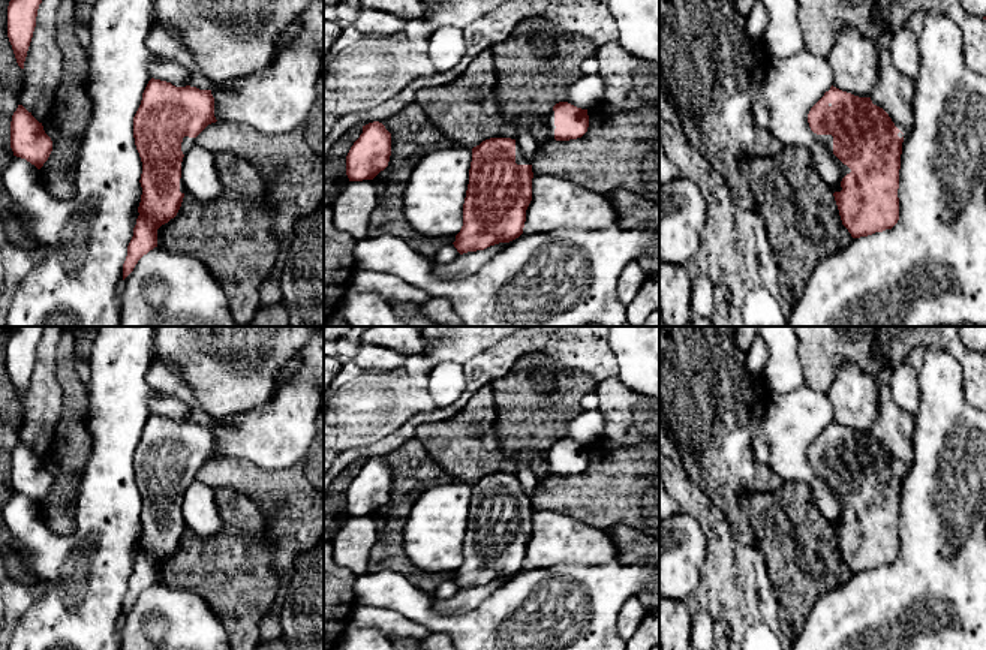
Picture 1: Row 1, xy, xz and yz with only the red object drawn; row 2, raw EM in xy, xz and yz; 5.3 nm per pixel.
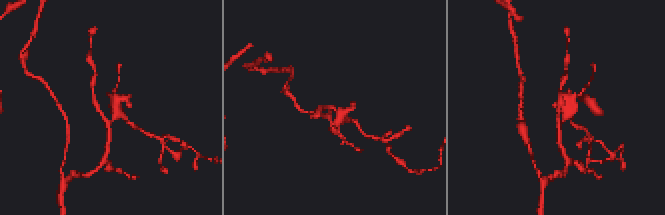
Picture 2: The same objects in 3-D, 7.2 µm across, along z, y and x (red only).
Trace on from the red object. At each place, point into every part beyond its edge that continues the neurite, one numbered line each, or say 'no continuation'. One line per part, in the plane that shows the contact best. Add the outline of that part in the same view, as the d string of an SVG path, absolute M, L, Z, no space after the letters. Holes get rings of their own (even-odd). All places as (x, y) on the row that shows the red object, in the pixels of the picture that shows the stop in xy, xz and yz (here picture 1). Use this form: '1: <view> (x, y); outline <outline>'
1: xz (520, 159); outline M515 142L515 163L517 165L532 165L532 162L523 154L517 142Z

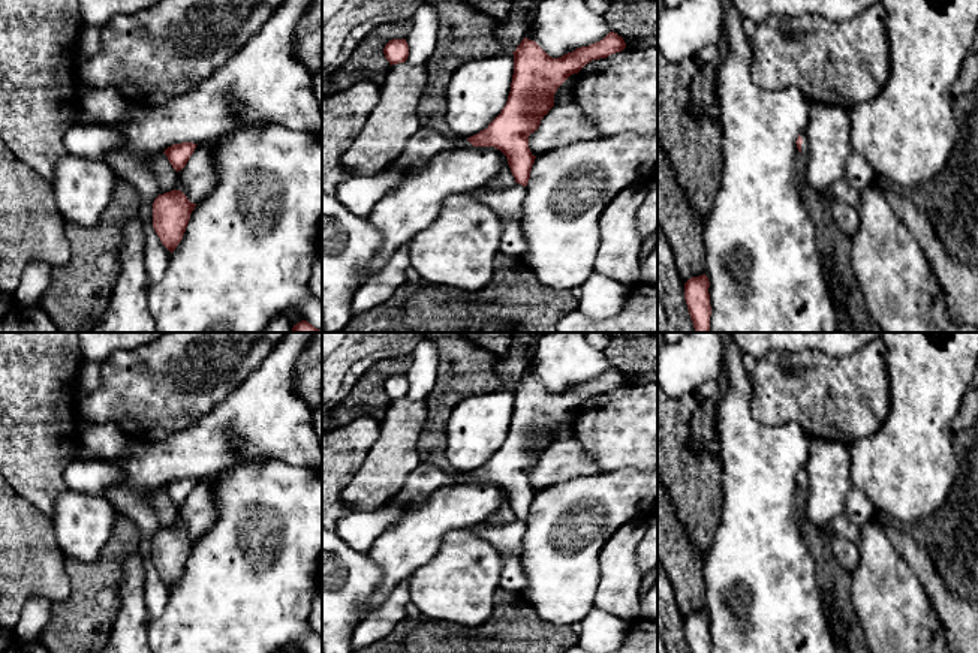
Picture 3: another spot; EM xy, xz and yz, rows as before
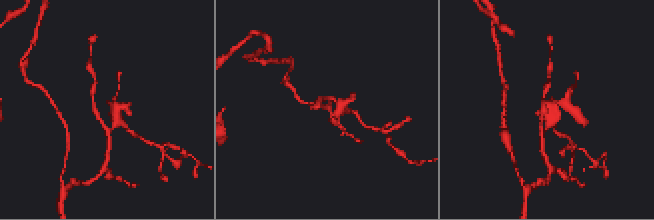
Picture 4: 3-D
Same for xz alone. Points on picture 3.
1: xz (424, 144); outline M419 129L404 145L401 154L394 160L394 166L407 172L418 163L427 163L442 151L473 147L467 138L448 138L431 129Z

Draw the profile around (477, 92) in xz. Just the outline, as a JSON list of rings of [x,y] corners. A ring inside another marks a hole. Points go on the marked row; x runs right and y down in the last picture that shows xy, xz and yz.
[[[512,52],[464,63],[446,87],[446,124],[461,138],[487,129],[508,102],[512,75]]]

